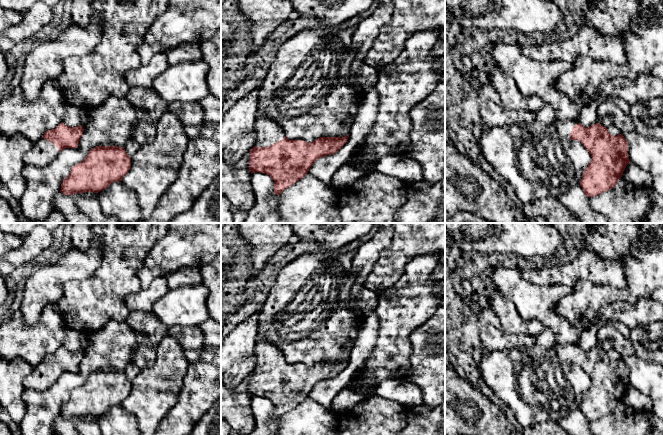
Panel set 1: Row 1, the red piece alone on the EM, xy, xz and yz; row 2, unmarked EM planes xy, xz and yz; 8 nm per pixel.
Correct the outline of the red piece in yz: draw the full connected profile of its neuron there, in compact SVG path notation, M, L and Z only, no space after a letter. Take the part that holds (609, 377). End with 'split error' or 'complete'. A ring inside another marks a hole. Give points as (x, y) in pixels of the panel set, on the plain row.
M556 344L553 350L557 353L562 363L580 365L591 378L592 384L586 391L580 405L580 410L584 418L587 421L594 421L614 412L618 404L622 401L626 390L630 387L628 366L623 358L614 360L600 347L593 348L586 352L581 349L578 344Z; split error

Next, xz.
M261 334L257 335L255 344L256 364L254 371L250 374L249 393L251 398L254 396L265 397L274 404L274 418L279 419L282 415L302 403L309 395L313 387L324 380L333 379L339 375L347 366L349 358L345 361L320 361L308 367L303 364L289 364L281 349L266 341Z; split error

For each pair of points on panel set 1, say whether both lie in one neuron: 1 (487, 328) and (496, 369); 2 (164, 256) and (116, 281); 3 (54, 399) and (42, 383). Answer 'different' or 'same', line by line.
1: different
2: different
3: different

